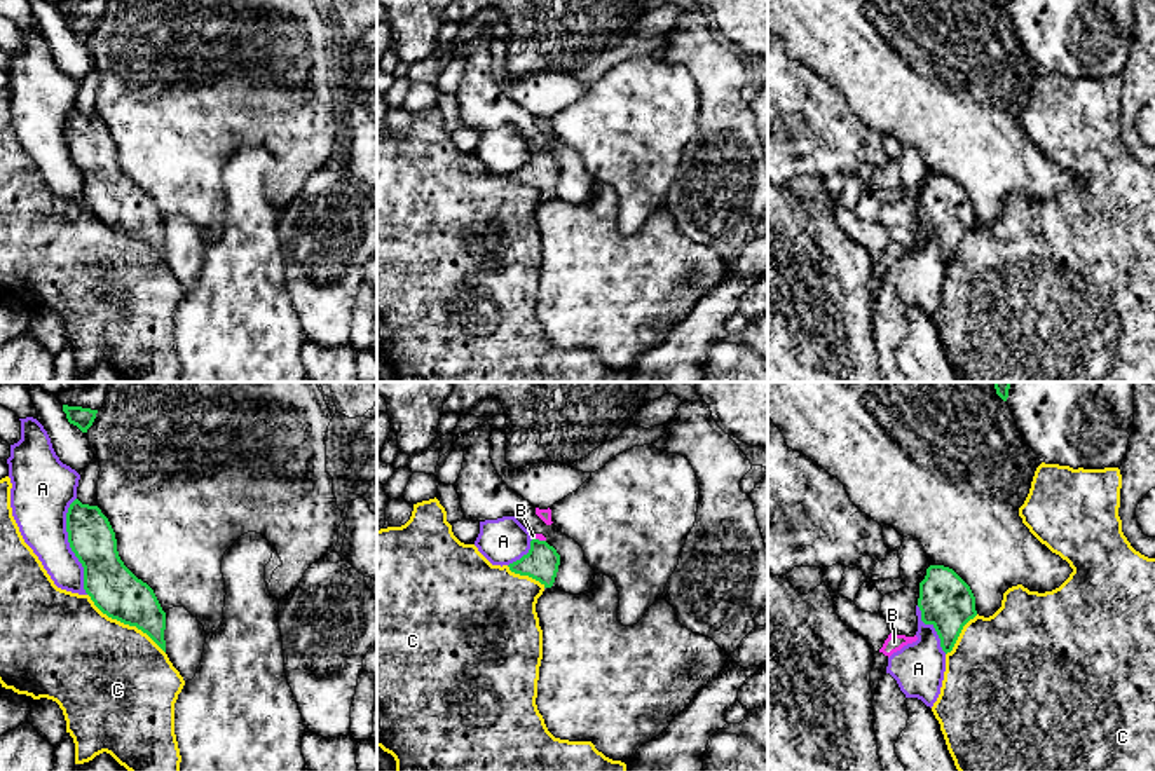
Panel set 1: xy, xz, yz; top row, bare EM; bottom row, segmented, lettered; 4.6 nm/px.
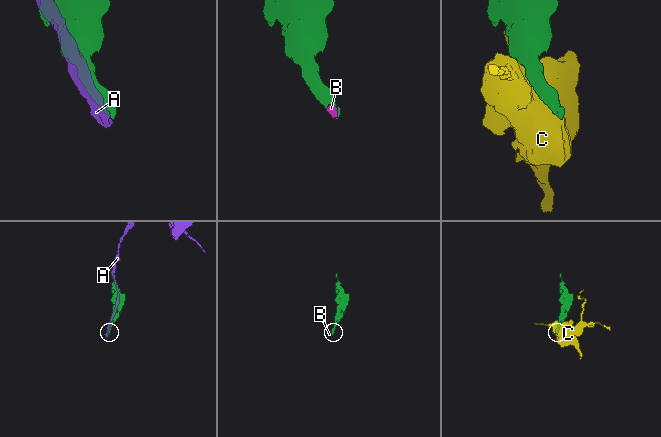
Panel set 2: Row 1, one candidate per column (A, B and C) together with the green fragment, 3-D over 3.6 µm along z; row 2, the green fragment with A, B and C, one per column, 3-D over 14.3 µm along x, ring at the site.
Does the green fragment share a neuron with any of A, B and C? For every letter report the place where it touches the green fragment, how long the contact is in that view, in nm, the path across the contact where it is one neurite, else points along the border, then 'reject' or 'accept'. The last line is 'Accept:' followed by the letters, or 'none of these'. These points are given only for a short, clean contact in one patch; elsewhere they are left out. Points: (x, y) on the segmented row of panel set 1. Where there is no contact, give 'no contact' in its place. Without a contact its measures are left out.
A: contact xy (70, 546); length 460 nm; reject
B: contact xz (538, 539); length 70 nm; way xz (541, 562), (538, 539), (533, 536); accept
C: contact xy (124, 623); length 460 nm; reject
Accept: B

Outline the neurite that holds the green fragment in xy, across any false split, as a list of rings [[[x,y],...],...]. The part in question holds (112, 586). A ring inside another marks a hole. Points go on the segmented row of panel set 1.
[[[75,499],[66,513],[66,532],[94,605],[108,617],[136,626],[166,652],[166,612],[154,590],[120,560],[115,532],[101,509]]]

